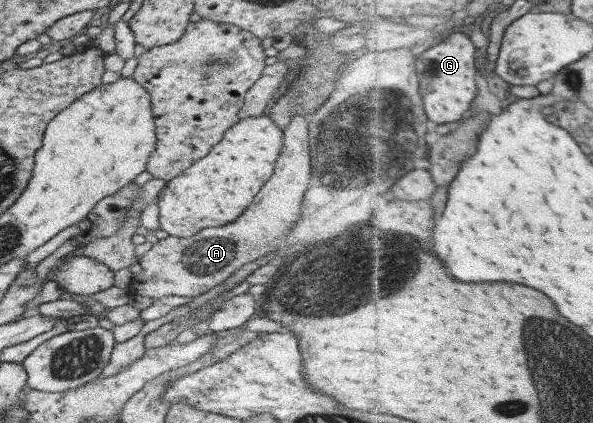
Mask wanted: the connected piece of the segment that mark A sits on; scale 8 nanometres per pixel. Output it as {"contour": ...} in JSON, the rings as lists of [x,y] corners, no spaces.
{"contour":[[[292,114],[288,126],[282,130],[282,150],[276,158],[274,174],[254,196],[248,210],[244,210],[234,224],[203,228],[186,238],[166,237],[153,244],[141,256],[140,274],[134,274],[129,282],[130,294],[139,294],[146,298],[163,296],[194,297],[214,288],[240,266],[266,255],[282,242],[283,236],[295,223],[298,216],[302,194],[306,192],[311,181],[310,164],[308,164],[308,130],[307,116]]]}

